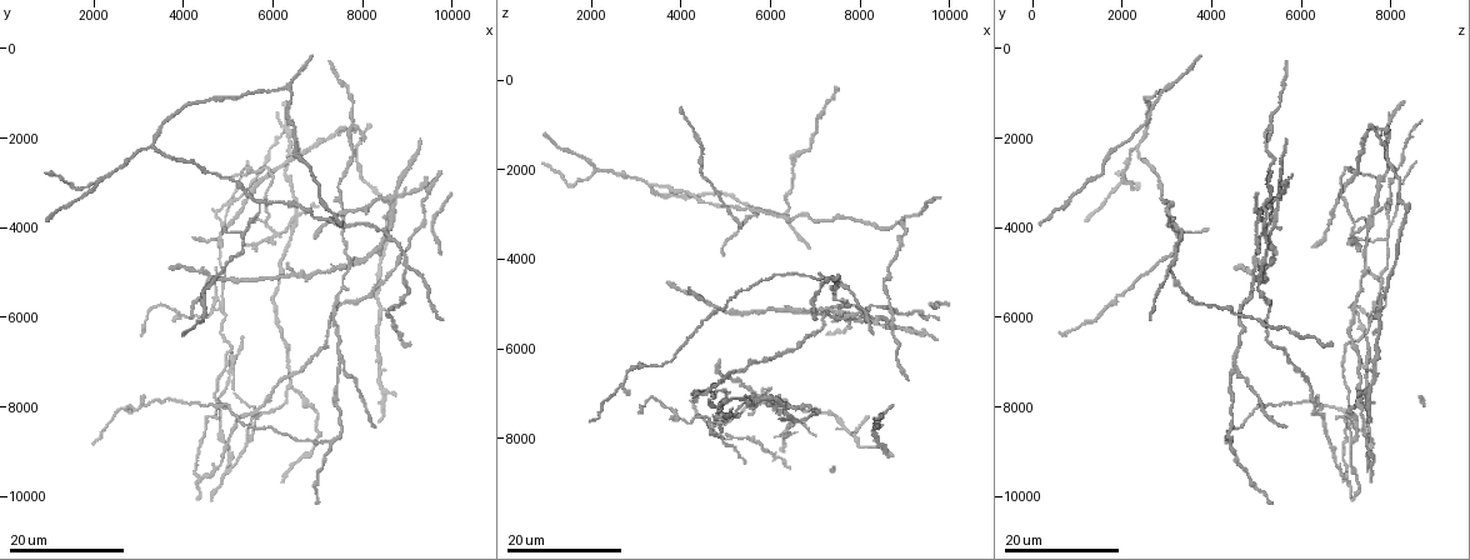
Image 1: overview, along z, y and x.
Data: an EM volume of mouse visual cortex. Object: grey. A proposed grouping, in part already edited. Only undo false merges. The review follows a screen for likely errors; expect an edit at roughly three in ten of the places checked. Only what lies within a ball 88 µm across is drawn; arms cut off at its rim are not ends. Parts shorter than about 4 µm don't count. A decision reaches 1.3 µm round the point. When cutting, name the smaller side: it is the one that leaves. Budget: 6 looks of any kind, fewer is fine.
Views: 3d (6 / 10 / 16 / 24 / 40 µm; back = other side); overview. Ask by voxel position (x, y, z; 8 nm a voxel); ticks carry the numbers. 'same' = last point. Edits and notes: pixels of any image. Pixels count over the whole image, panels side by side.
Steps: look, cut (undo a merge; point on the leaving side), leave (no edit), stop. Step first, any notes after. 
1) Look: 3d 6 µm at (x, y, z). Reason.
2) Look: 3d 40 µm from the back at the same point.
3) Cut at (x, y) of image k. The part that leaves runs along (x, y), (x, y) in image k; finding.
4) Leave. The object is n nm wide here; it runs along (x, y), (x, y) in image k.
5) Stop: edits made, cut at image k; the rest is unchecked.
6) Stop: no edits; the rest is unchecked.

Look: 3d 24 µm at (2100, 2950, 2000). Three-way junction.

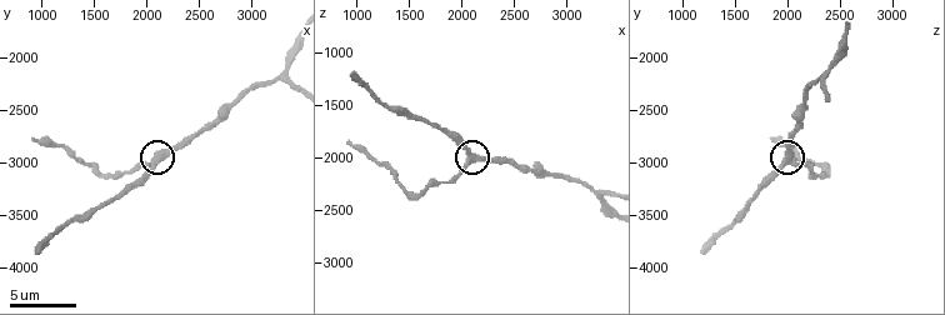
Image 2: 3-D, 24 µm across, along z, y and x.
Look: 3d 6 µm at (2080, 2960, 1980). Closer look.

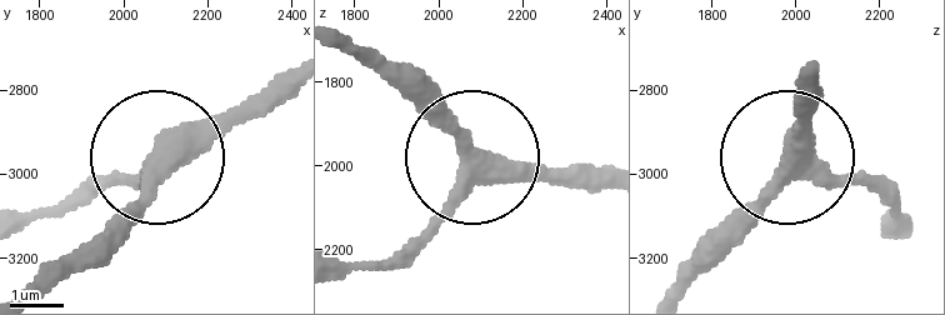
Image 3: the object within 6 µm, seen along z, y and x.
Leave. It runs along (293, 70), (159, 160), (83, 181) in image 3; all the same cell.

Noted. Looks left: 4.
Look: 3d 16 µm at (7550, 4850, 5250). A fork.

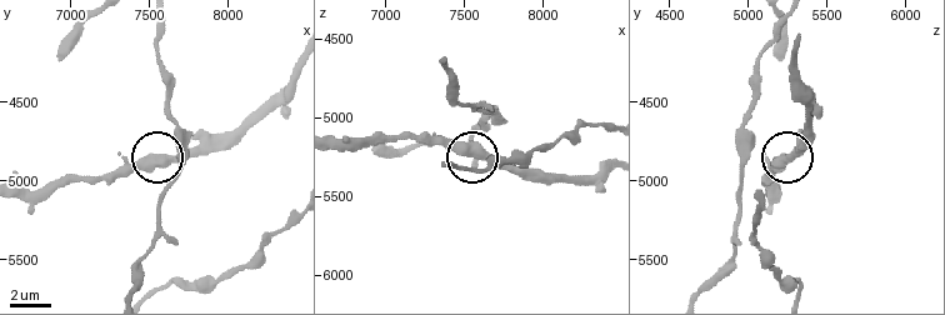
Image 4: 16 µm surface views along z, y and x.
Look: 3d 10 µm at (7600, 4880, 5200).

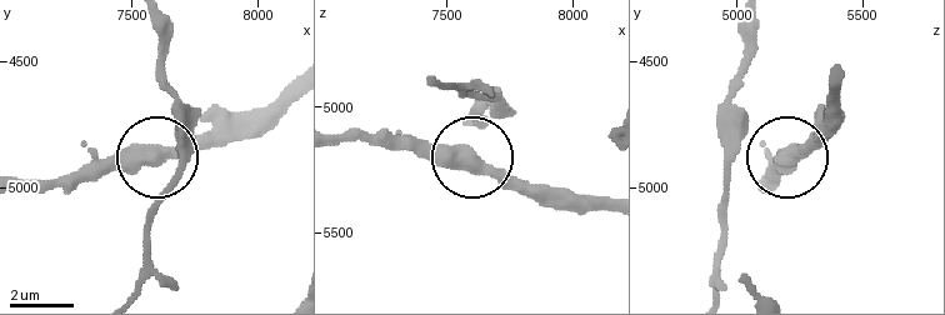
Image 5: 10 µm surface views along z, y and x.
Leave. 3 arms meet here; one cell here.

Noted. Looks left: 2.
Look: 3d 16 µm at (7550, 7050, 4550). Three arms meet.

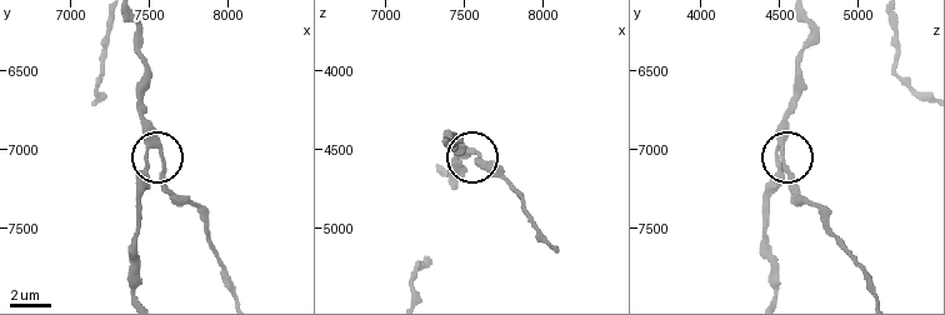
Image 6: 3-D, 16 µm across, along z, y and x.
Look: 3d 10 µm at (7520, 6980, 4500).

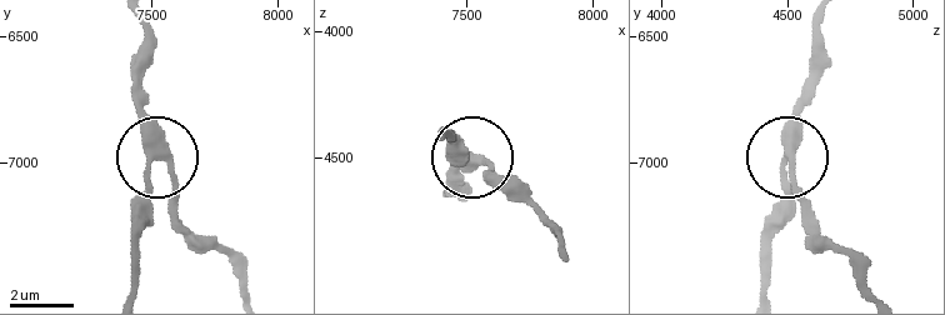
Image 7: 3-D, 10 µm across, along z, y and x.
Leave. The object is 300 nm wide here; one cell here.

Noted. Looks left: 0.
Stop: no edits; the rest is unchecked.

